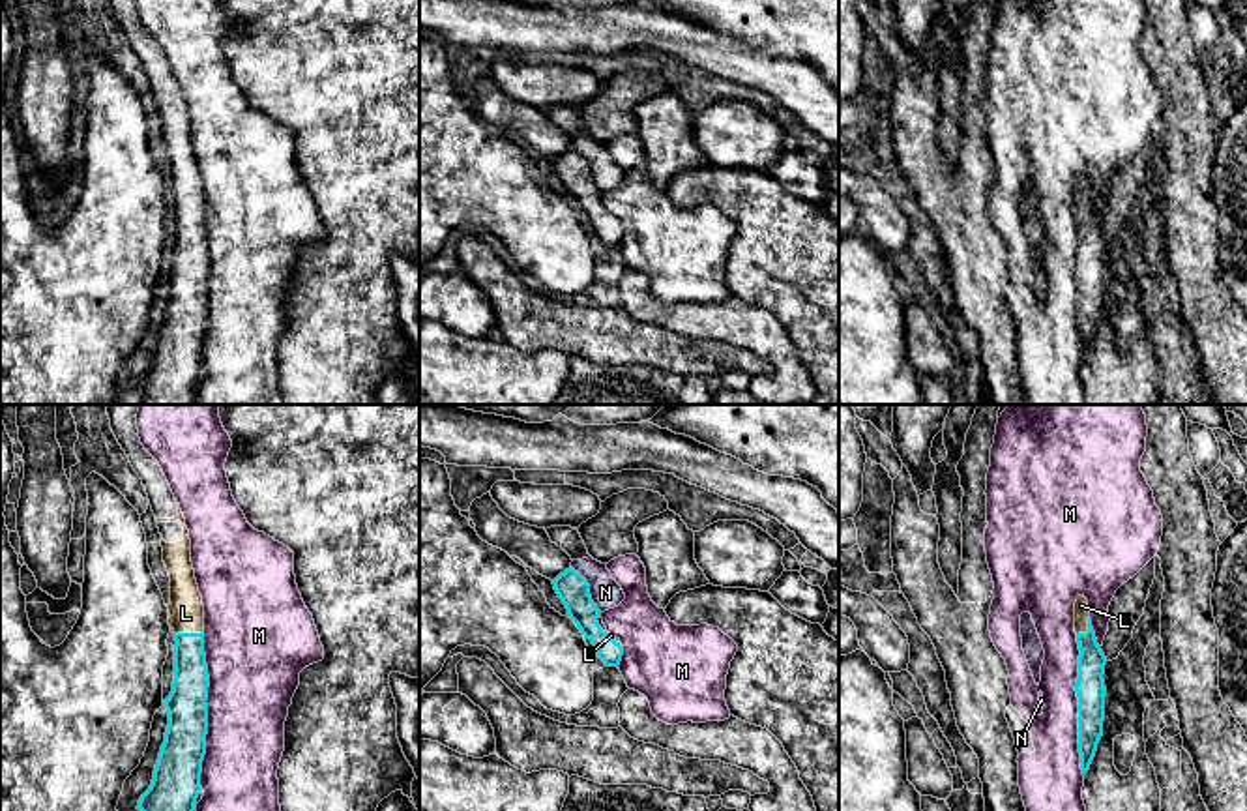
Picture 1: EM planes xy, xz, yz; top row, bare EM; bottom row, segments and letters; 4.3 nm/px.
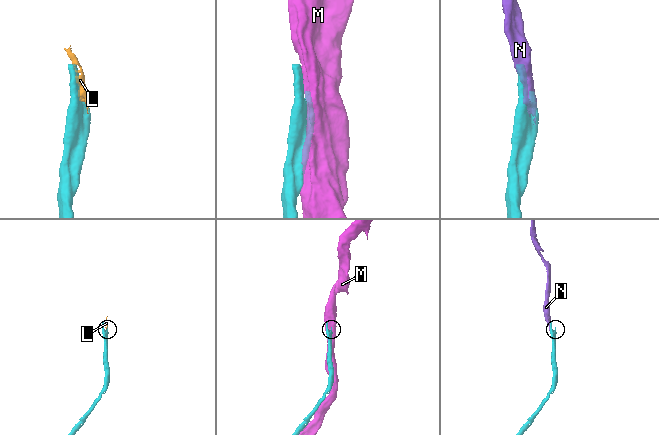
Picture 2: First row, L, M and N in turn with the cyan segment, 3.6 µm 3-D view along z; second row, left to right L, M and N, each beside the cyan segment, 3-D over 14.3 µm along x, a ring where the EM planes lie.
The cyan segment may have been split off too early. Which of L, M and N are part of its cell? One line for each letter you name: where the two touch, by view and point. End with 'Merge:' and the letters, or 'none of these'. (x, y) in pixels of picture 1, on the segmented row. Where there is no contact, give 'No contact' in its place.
L: Touches cyan at xy (190, 634)
Merge: L

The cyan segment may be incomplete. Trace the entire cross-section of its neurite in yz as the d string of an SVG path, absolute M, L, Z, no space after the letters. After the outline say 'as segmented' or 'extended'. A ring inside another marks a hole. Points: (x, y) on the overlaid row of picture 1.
M1078 596L1075 601L1075 633L1080 650L1075 686L1078 697L1078 753L1080 770L1086 775L1103 736L1107 695L1103 674L1107 657L1097 644L1084 596Z; extended

